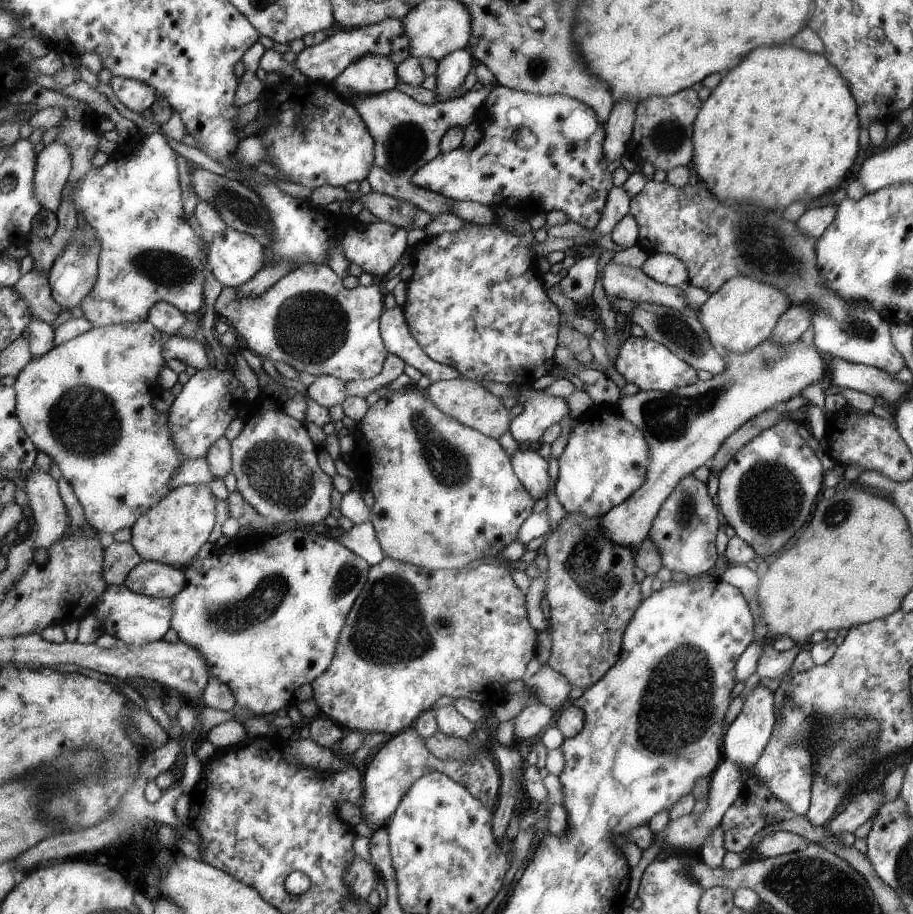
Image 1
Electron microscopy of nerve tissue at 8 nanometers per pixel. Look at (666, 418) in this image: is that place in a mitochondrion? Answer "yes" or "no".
yes

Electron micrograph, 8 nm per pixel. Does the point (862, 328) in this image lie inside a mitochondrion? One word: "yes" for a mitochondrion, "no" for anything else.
yes

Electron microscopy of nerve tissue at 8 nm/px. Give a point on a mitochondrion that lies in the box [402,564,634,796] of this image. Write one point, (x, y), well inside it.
(533, 692)

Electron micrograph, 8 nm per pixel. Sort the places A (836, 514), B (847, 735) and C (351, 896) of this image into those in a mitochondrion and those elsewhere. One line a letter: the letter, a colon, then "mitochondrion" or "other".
A: mitochondrion
B: mitochondrion
C: other

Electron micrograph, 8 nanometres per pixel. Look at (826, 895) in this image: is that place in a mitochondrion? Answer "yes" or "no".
yes

